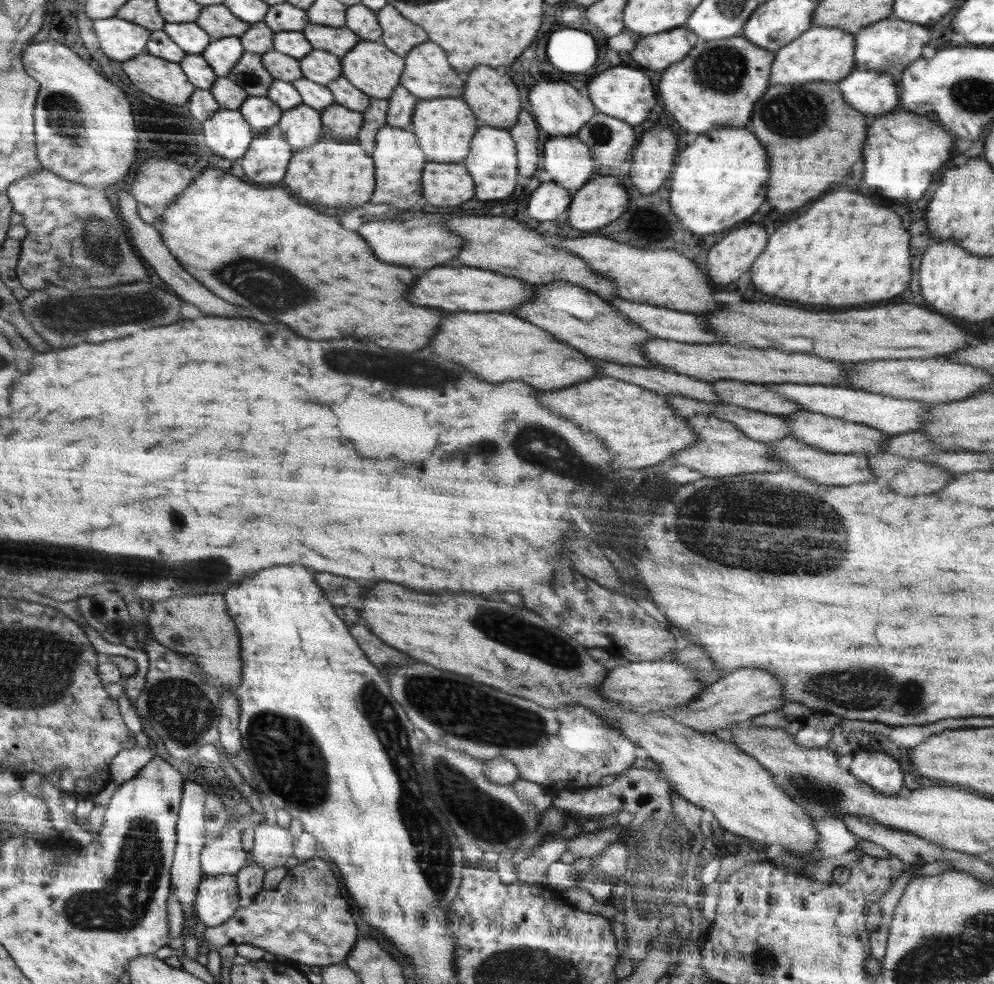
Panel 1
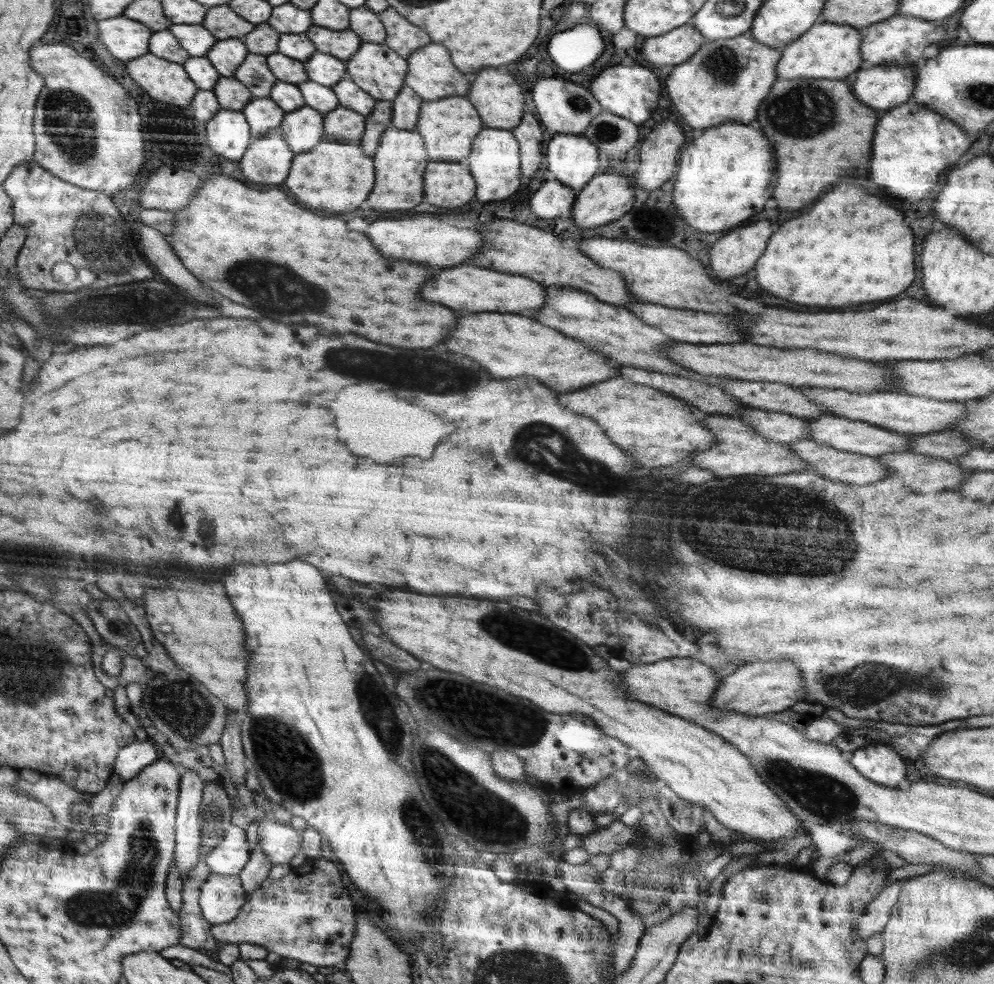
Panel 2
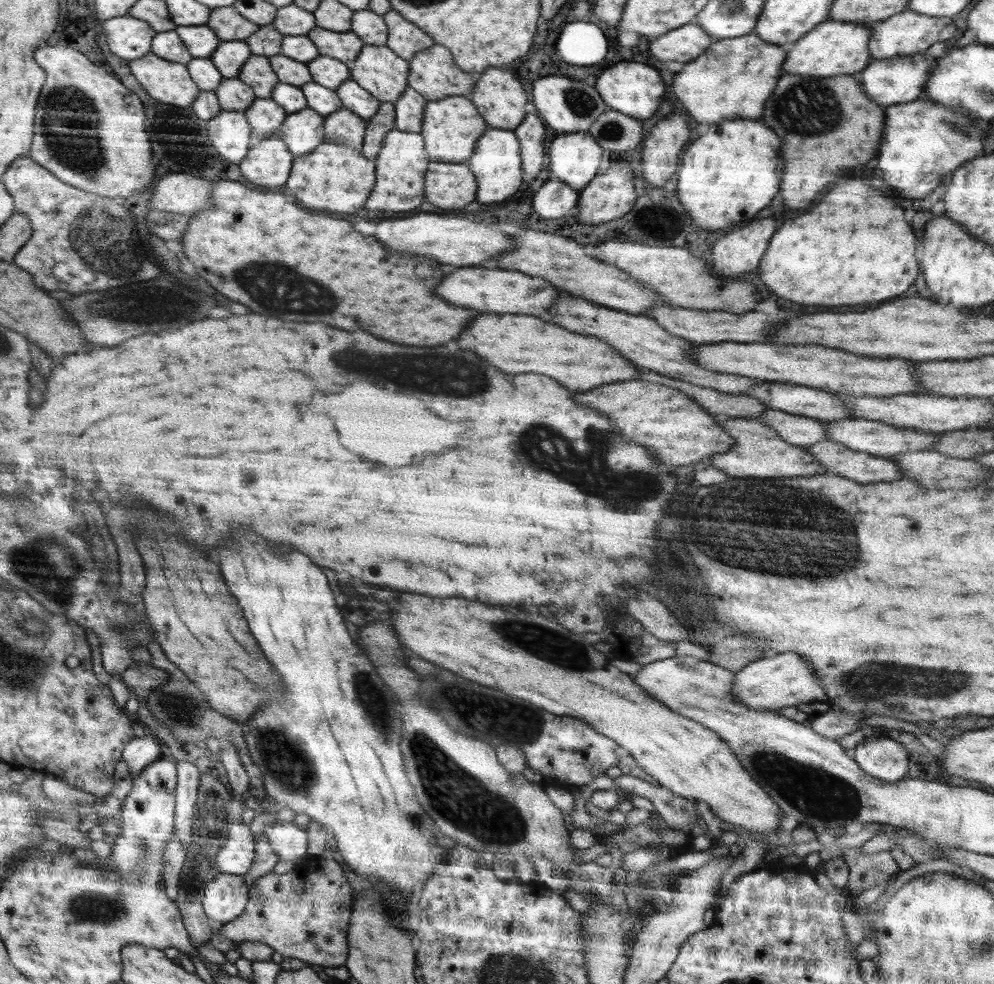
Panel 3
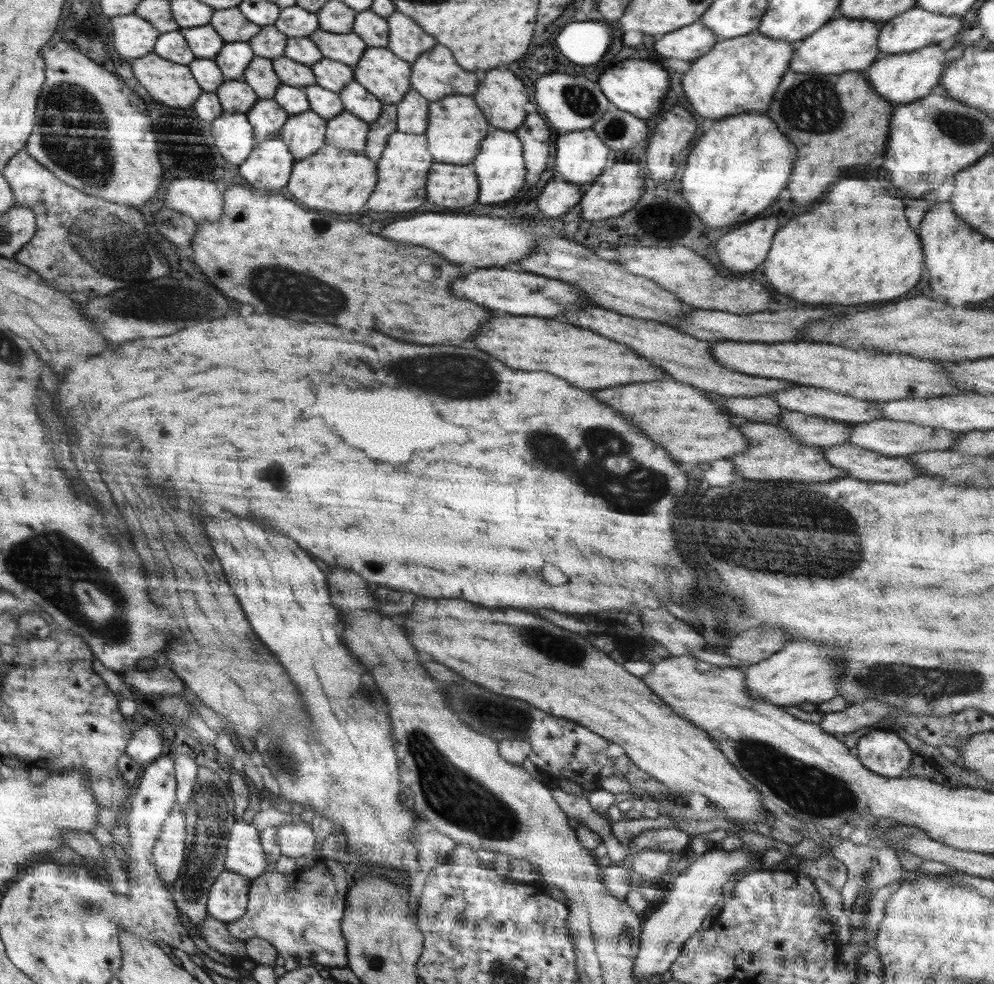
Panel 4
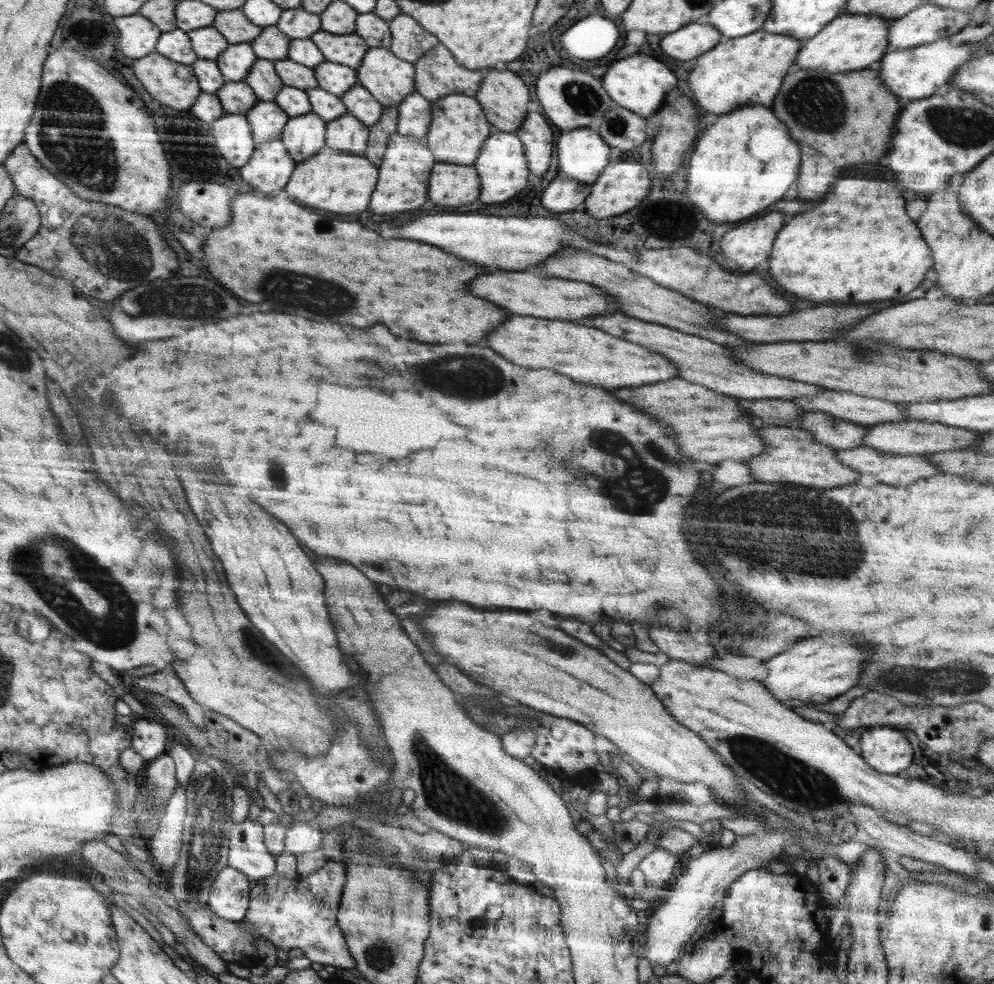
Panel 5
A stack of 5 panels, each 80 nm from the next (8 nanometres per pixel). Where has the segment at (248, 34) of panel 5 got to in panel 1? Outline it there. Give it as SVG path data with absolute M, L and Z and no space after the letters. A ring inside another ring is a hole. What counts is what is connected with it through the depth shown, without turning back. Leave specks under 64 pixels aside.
M222 3L203 7L195 23L211 35L212 41L228 36L239 37L251 27Z

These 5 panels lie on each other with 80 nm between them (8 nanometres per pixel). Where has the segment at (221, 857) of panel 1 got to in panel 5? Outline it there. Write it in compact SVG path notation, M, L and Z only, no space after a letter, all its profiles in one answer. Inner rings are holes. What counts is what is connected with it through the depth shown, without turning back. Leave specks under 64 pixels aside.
M246 818L232 824L227 865L245 874L253 883L275 874L275 855L267 848L265 828Z

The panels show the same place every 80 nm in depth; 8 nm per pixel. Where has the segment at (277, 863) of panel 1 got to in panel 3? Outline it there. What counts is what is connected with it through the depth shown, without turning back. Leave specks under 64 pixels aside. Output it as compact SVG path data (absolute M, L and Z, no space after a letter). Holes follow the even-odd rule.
M295 822L269 824L264 834L270 839L270 844L280 861L301 861L301 858L307 858L310 843L307 829L300 828Z

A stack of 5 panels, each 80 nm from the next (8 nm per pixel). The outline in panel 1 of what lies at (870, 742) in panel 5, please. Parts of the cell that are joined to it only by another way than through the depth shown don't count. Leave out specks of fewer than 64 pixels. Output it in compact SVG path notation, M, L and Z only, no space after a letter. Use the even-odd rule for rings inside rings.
M857 750L849 772L860 782L884 794L896 795L905 791L904 774L898 762L884 752Z

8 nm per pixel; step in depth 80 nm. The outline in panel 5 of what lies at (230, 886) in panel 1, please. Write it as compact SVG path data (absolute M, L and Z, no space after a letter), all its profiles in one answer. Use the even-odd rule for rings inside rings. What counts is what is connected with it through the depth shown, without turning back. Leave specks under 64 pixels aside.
M226 865L211 884L207 906L220 918L242 921L250 905L252 885L245 874Z

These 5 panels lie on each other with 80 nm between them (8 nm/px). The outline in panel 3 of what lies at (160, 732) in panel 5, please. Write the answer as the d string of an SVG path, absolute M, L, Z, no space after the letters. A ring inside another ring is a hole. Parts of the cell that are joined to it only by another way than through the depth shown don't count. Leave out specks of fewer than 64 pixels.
M148 732L143 737L136 737L123 748L122 762L126 762L133 778L160 758L160 747L153 733Z

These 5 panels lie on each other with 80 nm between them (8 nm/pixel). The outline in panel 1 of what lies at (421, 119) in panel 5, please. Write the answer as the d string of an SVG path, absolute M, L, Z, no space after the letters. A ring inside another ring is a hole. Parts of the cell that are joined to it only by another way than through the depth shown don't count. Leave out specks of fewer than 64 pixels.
M399 85L388 100L387 124L396 128L410 128L420 98Z

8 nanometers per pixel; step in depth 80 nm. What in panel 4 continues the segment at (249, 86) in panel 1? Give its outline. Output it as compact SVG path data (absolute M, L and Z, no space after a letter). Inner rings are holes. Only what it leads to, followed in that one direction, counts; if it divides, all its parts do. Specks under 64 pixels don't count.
M258 56L247 65L242 80L255 89L260 99L273 99L276 90L282 84L273 69L273 59Z

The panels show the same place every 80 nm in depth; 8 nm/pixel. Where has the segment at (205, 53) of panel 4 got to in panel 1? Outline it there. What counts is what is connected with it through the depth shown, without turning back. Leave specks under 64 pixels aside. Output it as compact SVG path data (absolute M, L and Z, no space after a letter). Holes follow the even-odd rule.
M195 22L166 23L163 31L167 32L168 36L171 36L171 39L187 54L202 54L212 41L211 35Z

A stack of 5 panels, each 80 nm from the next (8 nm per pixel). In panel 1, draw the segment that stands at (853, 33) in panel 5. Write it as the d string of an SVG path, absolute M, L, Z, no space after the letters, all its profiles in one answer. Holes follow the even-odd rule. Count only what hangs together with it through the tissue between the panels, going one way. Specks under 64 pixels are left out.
M812 24L796 40L775 51L769 84L814 83L816 81L838 83L854 70L854 37L853 33L836 27L821 27Z

